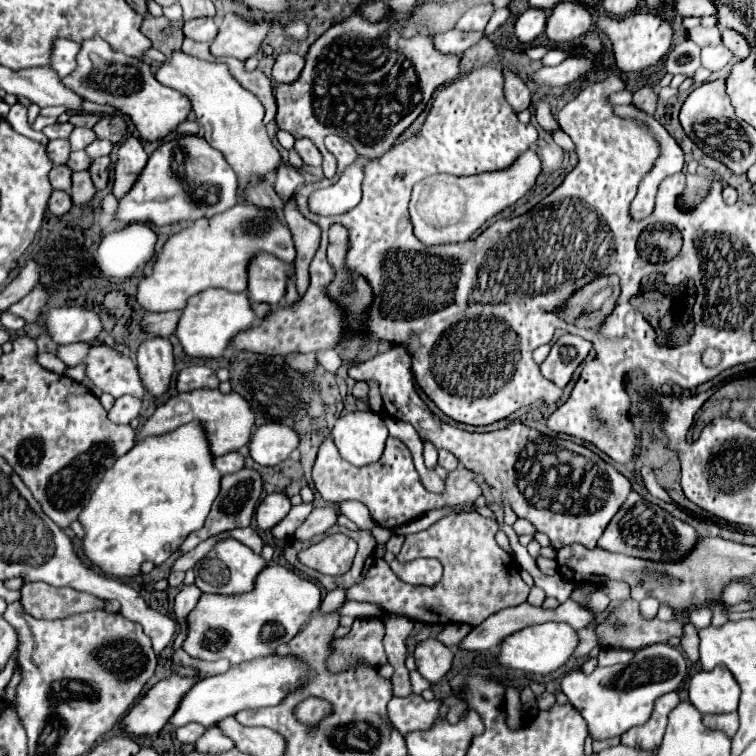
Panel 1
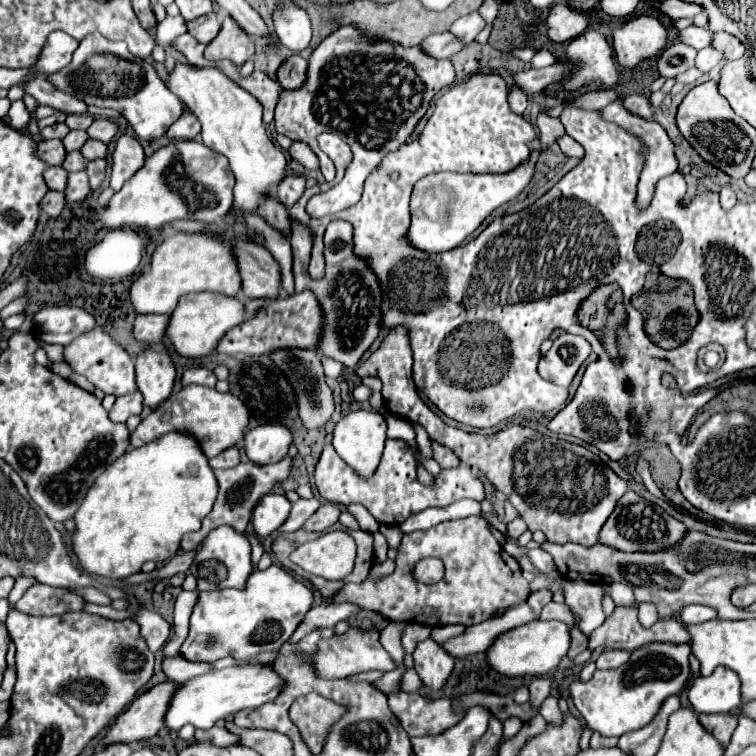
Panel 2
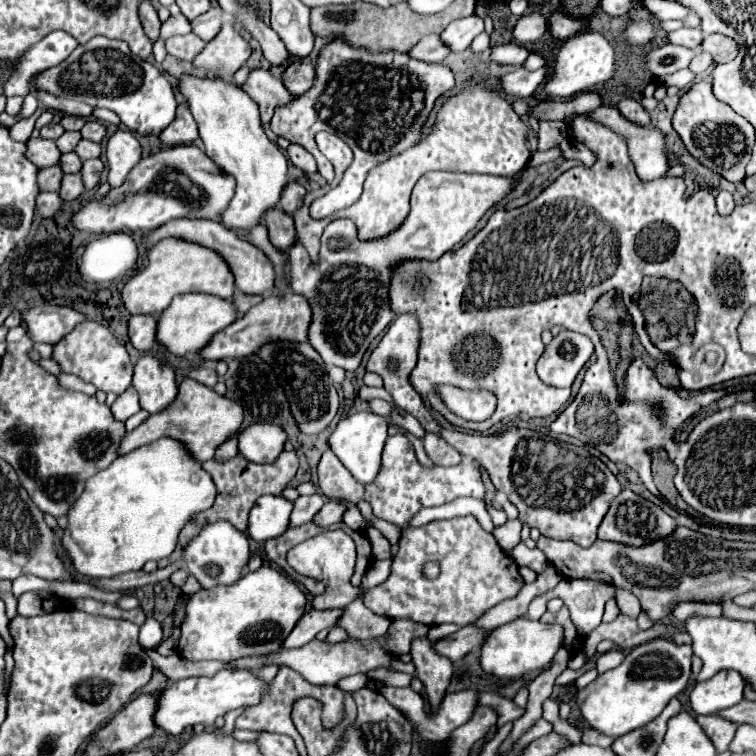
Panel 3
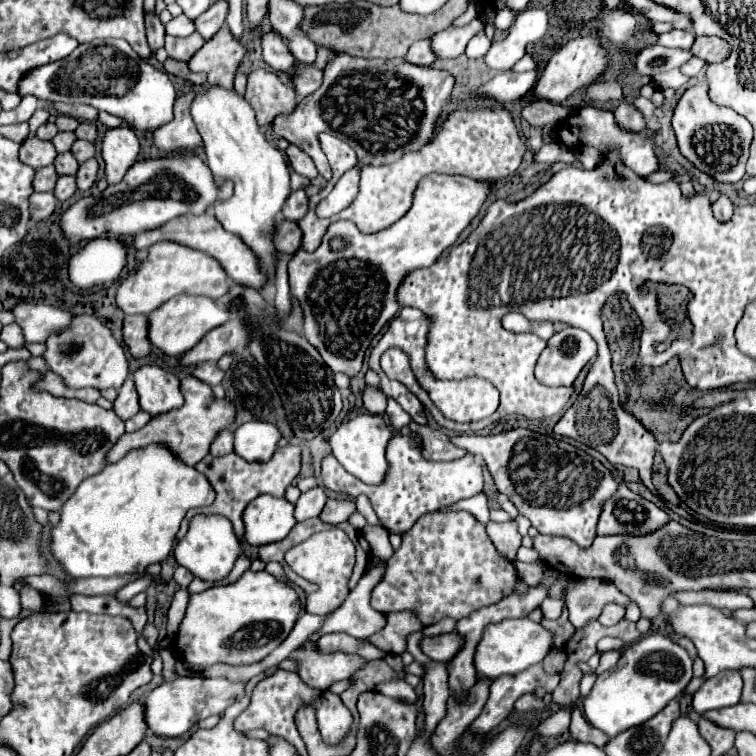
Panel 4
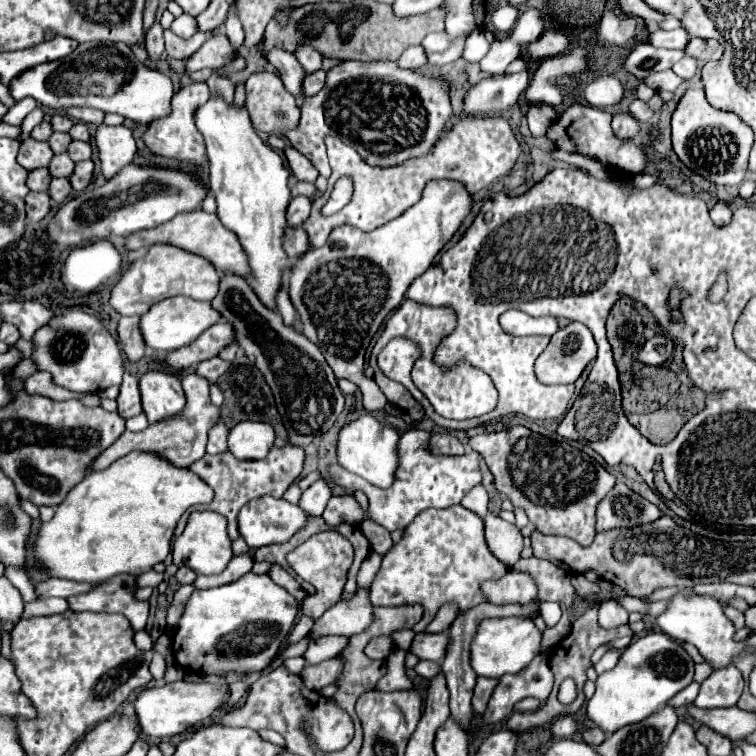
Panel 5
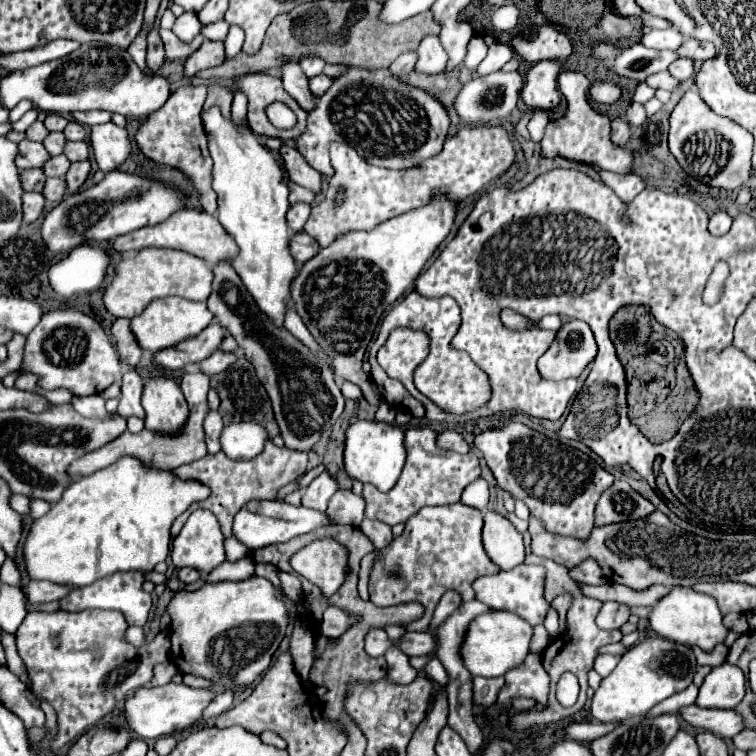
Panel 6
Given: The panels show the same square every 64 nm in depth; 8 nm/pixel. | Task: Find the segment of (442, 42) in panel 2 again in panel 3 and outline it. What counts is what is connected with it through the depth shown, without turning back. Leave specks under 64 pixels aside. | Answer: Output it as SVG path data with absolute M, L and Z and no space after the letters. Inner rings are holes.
M428 34L408 52L408 56L432 64L432 62L442 62L448 56L448 50L444 50L444 44L440 44L438 34Z

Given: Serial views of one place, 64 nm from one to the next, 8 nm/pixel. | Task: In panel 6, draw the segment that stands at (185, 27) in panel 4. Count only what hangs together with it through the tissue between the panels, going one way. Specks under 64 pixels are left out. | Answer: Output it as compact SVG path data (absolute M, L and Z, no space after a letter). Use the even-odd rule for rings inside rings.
M184 12L180 18L176 18L176 24L172 28L172 32L182 40L182 42L192 42L192 38L196 34L200 34L200 20L198 20L198 14L194 12Z

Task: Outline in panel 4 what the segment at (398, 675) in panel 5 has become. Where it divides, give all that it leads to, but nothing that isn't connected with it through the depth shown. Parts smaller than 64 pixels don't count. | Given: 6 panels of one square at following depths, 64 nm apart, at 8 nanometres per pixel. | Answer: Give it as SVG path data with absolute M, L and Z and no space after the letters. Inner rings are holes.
M406 680L382 682L382 684L376 684L376 690L378 690L380 694L396 696L396 698L400 698L400 700L412 700L412 704L416 702L416 692L414 692L414 688L412 688Z

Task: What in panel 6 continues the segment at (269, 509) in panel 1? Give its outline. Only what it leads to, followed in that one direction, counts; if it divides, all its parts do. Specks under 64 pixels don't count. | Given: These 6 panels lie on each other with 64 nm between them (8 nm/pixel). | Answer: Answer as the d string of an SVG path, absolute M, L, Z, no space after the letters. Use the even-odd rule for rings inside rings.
M254 500L252 504L246 504L236 516L232 524L232 534L238 542L242 542L248 550L264 548L278 542L288 542L294 536L308 534L320 526L332 526L332 518L326 516L326 512L316 512L304 506L292 506L280 500Z

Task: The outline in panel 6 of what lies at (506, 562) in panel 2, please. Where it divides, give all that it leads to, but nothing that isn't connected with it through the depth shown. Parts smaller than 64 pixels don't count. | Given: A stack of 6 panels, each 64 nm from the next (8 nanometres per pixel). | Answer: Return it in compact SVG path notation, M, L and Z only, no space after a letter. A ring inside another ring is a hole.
M462 502L436 508L422 508L416 516L412 516L406 522L402 536L394 538L390 542L390 548L386 546L376 552L368 582L368 588L372 590L370 602L380 608L406 602L422 604L424 614L418 620L406 624L406 630L424 632L430 626L432 612L446 590L454 588L462 594L462 600L474 600L472 580L476 580L476 576L482 574L498 572L482 548L480 532L482 532L482 512L478 508L466 506ZM430 554L432 562L426 564L426 560L422 558L430 558ZM380 556L386 568L384 576L380 576Z

